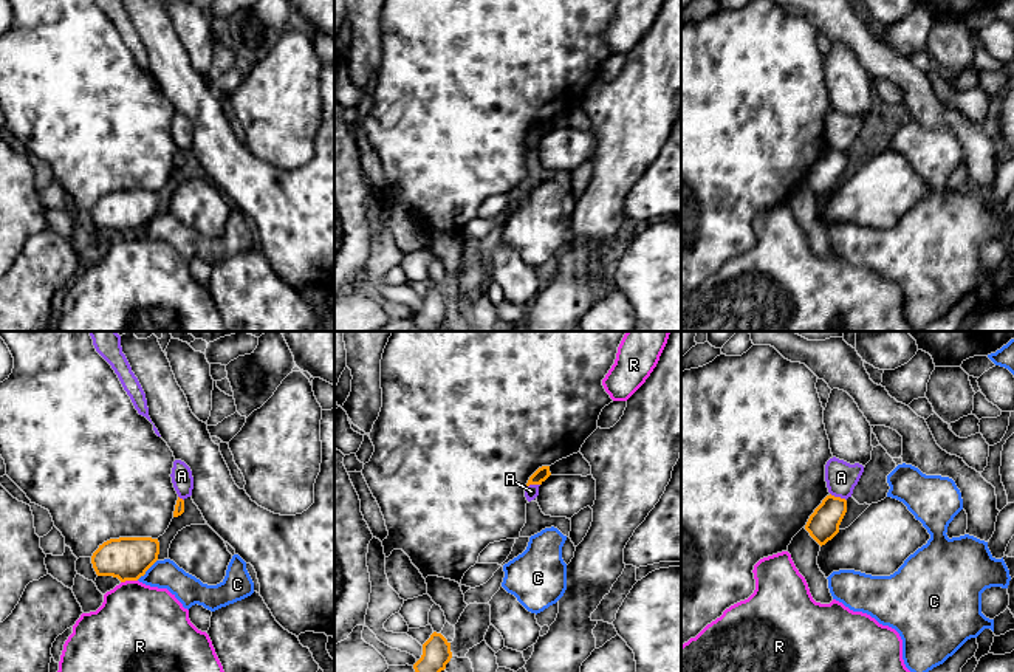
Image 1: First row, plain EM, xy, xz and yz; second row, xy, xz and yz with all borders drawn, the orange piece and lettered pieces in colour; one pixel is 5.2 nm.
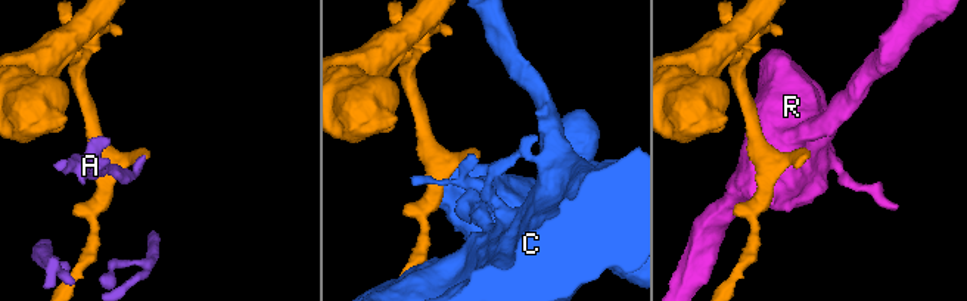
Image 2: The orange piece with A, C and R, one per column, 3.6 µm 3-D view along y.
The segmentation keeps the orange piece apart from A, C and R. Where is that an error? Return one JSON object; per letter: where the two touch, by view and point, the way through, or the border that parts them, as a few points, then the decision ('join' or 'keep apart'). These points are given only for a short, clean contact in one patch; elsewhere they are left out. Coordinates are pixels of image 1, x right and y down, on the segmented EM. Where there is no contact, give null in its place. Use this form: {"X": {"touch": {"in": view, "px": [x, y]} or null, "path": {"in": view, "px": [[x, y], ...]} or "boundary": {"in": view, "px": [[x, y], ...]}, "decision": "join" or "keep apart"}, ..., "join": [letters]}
{"A": {"touch": {"in": "yz", "px": [838, 497]}, "boundary": {"in": "yz", "px": [[830, 493], [846, 500]]}, "decision": "keep apart"}, "C": {"touch": {"in": "xy", "px": [147, 569]}, "decision": "keep apart"}, "R": {"touch": {"in": "xy", "px": [129, 579]}, "decision": "keep apart"}, "join": []}

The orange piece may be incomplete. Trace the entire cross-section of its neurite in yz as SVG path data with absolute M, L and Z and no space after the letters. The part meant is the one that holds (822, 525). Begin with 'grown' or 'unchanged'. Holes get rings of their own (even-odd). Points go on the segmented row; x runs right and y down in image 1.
unchanged; M830 494L810 516L805 530L822 547L839 533L845 513L847 500Z

